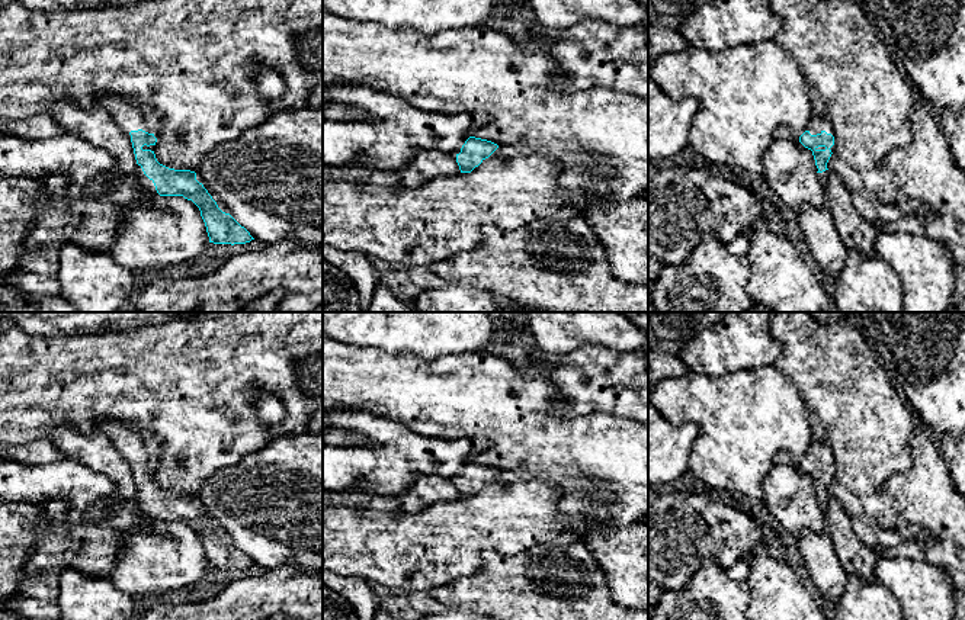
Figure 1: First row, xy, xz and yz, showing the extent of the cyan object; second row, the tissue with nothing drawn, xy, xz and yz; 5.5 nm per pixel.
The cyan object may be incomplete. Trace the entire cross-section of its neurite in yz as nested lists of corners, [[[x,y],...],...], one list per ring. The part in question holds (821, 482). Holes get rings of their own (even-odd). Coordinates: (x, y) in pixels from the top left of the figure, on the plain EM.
[[[807,408],[807,420],[812,430],[812,441],[807,456],[799,462],[799,468],[812,476],[818,505],[825,511],[830,499],[827,488],[834,473],[833,449],[820,418],[809,408]]]

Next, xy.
[[[100,420],[97,430],[131,465],[138,489],[135,501],[141,511],[156,521],[183,521],[192,526],[201,536],[209,568],[234,571],[254,565],[222,527],[212,524],[196,505],[195,497],[169,494],[157,486],[153,475],[160,462],[161,446],[151,430],[118,420]]]

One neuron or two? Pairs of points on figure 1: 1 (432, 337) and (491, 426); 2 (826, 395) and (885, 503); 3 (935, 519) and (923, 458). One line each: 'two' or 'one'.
1: two
2: one
3: one

